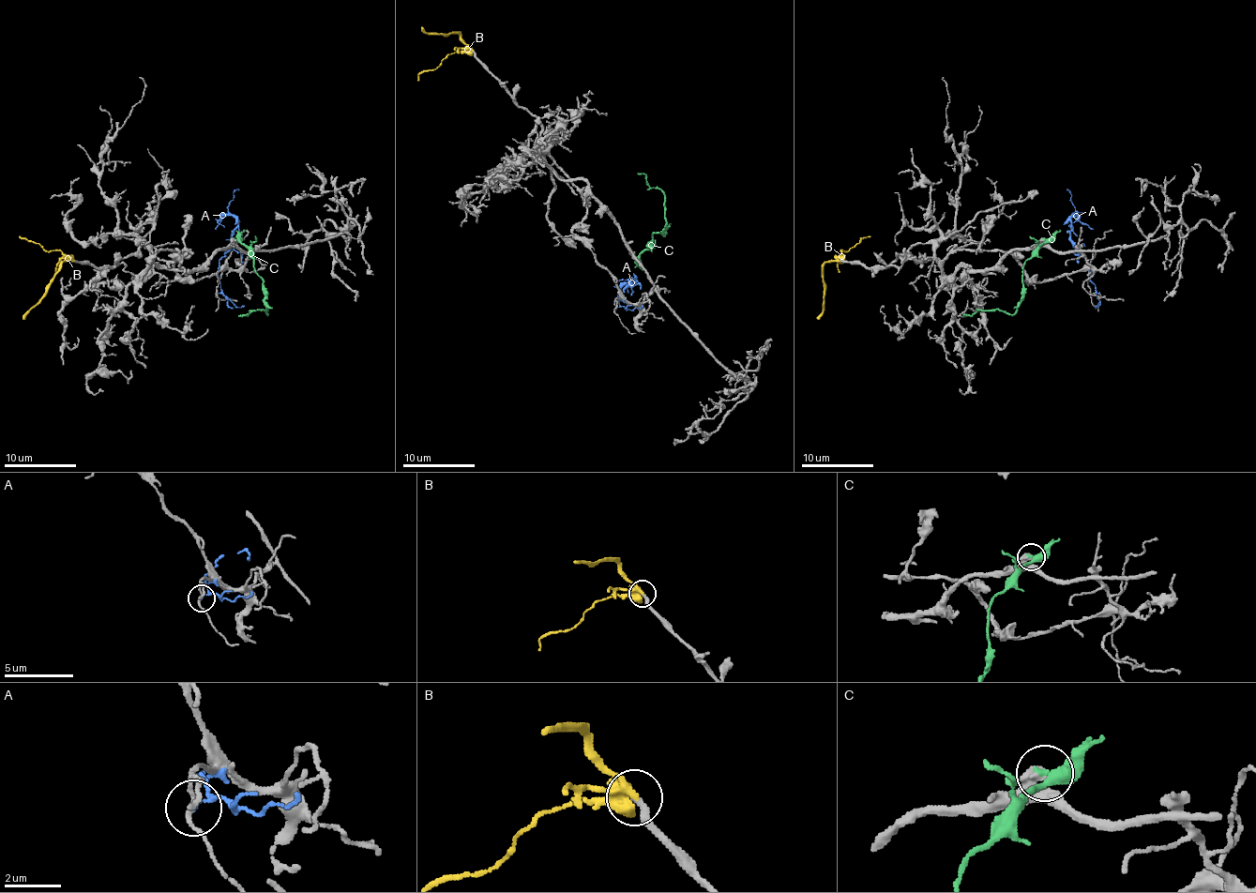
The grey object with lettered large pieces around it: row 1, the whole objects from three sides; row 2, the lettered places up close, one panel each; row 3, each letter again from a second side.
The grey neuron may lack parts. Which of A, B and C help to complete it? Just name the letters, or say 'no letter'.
B

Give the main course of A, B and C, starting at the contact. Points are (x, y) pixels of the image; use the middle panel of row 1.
A: (615, 309), (620, 306), (617, 296), (631, 280), (637, 282), (626, 285), (637, 277)
B: (473, 51), (458, 33), (429, 35), (422, 27)
C: (633, 255), (666, 222), (664, 193), (637, 174)

